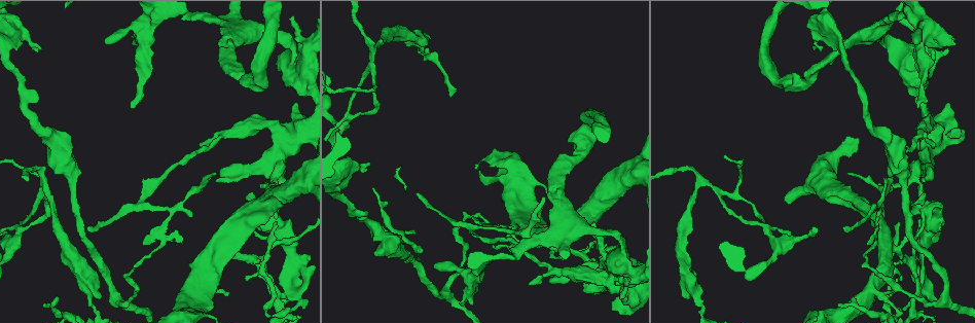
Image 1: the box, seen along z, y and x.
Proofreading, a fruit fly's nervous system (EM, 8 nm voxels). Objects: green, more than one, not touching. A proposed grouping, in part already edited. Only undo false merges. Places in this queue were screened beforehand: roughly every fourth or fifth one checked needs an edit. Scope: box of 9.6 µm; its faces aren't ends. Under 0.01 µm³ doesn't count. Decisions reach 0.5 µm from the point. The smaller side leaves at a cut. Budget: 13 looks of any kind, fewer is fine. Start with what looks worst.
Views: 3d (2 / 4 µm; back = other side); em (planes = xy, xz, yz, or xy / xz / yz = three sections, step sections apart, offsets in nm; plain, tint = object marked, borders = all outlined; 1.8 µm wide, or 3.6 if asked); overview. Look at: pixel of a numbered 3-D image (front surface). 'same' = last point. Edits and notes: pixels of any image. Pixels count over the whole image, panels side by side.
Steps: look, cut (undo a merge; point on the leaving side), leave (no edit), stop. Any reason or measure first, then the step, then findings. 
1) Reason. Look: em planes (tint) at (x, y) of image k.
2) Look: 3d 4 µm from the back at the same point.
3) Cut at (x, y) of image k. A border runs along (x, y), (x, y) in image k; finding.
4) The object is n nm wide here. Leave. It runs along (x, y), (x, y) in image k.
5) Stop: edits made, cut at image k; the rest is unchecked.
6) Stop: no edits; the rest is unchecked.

Looks like a crossing. Look: 3d 4 µm at (288, 242) of image 1.

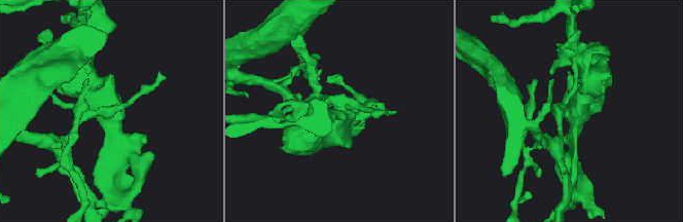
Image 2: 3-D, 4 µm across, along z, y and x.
Shape alone is not enough. Look: em yz step 8 (tint) at (111, 114) of image 2.

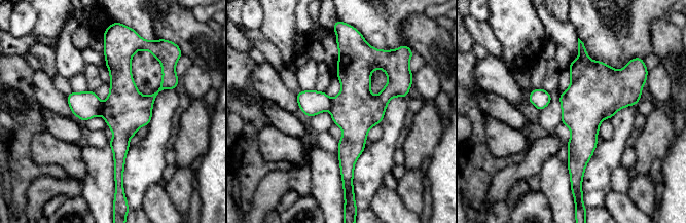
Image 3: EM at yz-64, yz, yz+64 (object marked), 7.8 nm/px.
The object is 360 nm wide here. Cut at (86, 105) of image 3. A border runs along (103, 103), (100, 114) in image 3; two neurons meet here.

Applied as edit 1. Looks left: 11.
Sudden change in width. Look: 3d 4 µm at (632, 271) of image 1.

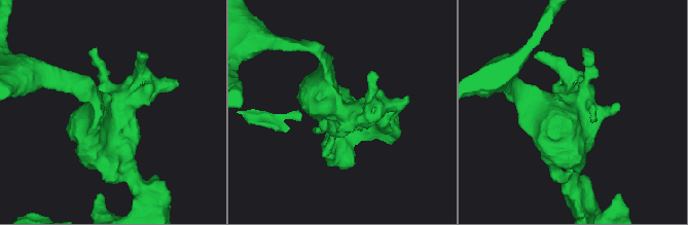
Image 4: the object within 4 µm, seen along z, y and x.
Look: em 3.6 µm xy step 8 (tint) at (574, 103) of image 4.

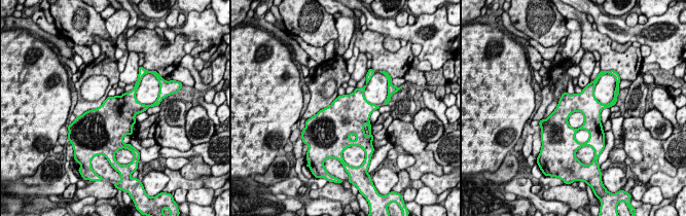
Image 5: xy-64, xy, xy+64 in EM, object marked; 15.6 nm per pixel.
Look: em 3.6 µm yz step 4 (borders) at the same point.

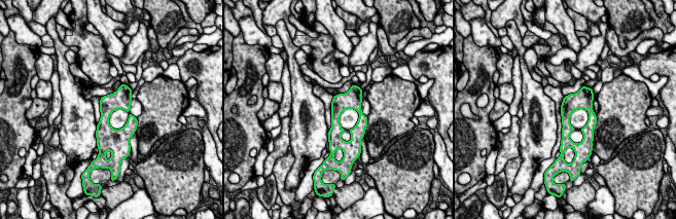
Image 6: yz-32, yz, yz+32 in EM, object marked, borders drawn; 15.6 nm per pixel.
The object is 260 nm wide here. Leave. It runs along (126, 87), (106, 109), (107, 137) in image 6; all the same neuron.

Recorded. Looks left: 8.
Thick turns thin. Look: em 3.6 µm planes (tint) at (297, 119) of image 1.

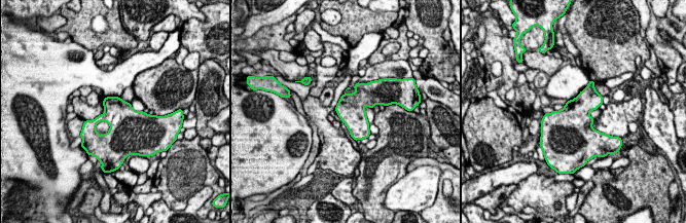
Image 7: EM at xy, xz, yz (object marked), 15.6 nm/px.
Leave. All the same neuron.

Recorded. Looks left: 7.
Branch point. Look: 3d 2 µm from the back at (41, 189) of image 1.

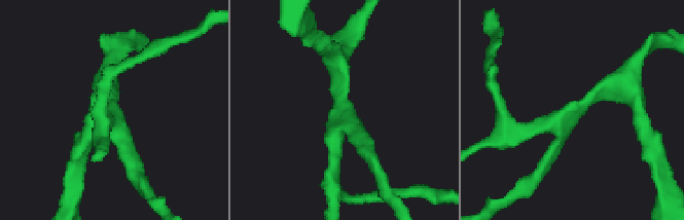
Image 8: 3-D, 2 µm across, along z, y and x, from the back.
Look: em 3.6 µm xz step 16 (tint) at (583, 110) of image 8.

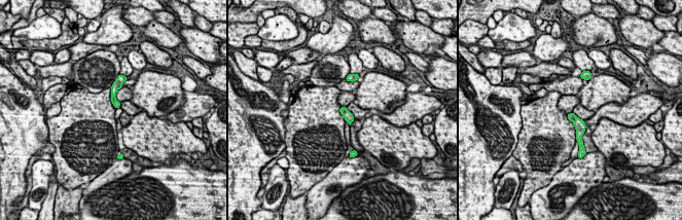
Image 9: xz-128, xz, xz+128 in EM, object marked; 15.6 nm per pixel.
Look: em 3.6 µm planes (tint) at the same point.

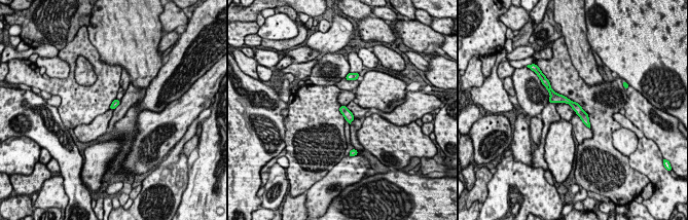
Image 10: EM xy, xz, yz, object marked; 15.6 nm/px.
The object is 120 nm wide here. Leave. It runs along (552, 94), (570, 102), (586, 121) in image 10; continuous, no second neuron.

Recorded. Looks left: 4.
A fork. Look: 3d 4 µm from the back at (88, 278) of image 1.

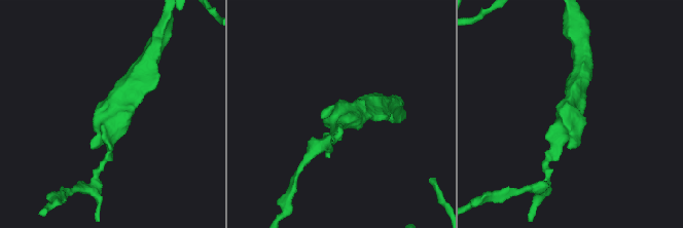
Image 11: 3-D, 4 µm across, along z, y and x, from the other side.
Look: em xz step 4 (tint) at (568, 118) of image 11.

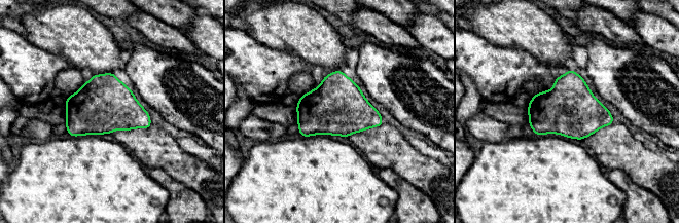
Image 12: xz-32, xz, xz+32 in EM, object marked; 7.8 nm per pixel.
Look: em planes (borders) at the same point.

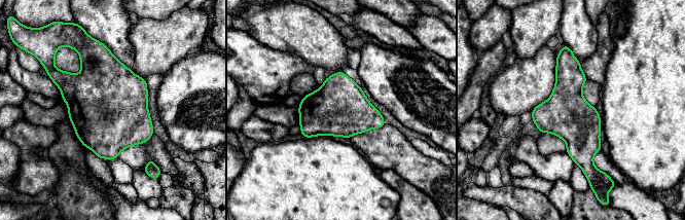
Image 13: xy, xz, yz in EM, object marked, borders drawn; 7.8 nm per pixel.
The object is 380 nm wide here. Leave. It runs along (567, 49), (568, 114), (587, 171) in image 13; continuous, no second neuron.

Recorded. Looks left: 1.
Stop: edits made, cut at image 3; the rest is unchecked.

